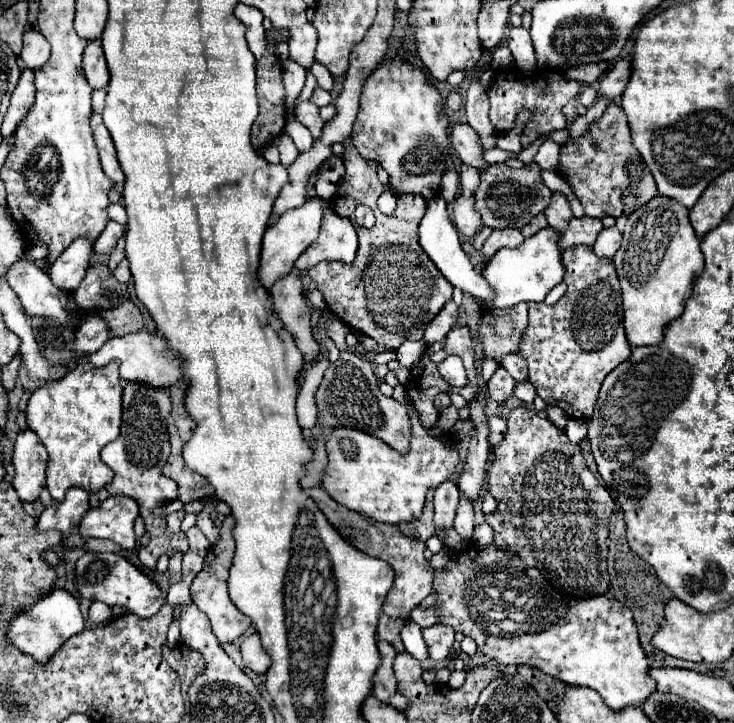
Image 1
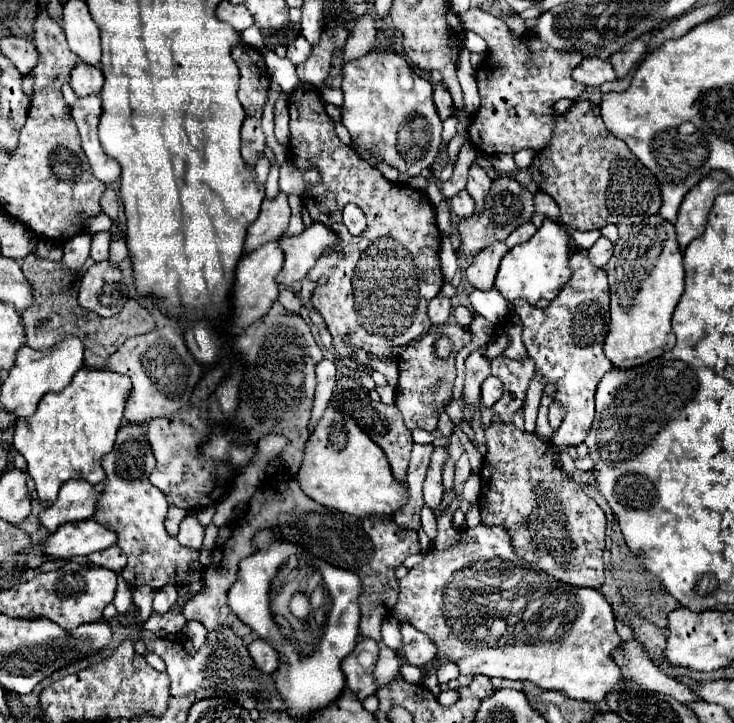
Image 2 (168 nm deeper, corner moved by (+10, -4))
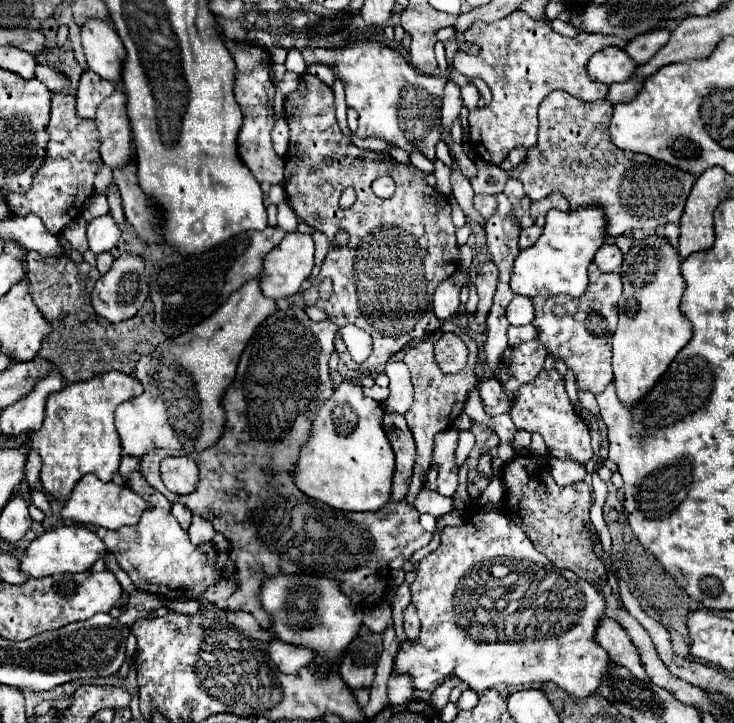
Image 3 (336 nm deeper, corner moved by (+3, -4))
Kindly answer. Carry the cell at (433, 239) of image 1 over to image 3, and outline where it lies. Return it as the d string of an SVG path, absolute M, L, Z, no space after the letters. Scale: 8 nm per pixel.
M515 296L509 302L509 308L505 308L505 318L513 326L529 324L533 320L533 314L535 314L535 310L531 304L531 298L525 298L525 296Z

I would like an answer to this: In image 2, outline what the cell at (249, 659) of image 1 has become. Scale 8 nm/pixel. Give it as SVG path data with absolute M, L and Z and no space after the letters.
M258 638L258 640L254 640L254 642L248 646L248 650L250 650L252 660L256 662L256 666L258 666L262 672L272 674L272 672L278 670L280 656L278 656L278 652L276 652L268 642L264 642L264 640Z

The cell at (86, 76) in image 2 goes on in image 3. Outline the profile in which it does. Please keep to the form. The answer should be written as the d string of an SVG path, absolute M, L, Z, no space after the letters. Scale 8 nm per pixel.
M93 70L83 72L81 80L79 80L79 88L77 88L77 114L81 118L93 118L97 106L103 102L103 98L107 98L109 94L113 94L115 86L109 80L101 80Z

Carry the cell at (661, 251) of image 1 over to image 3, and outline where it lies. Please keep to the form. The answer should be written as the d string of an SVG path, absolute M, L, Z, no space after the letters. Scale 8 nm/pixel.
M647 236L643 240L637 240L631 250L623 256L621 266L621 280L623 280L623 294L619 300L619 326L613 334L613 384L617 386L617 396L625 404L635 404L639 398L643 398L653 384L659 380L659 376L667 370L671 360L677 356L677 352L691 340L691 324L681 316L679 302L685 290L685 280L681 276L681 254L677 248L661 236L657 244L653 244L653 236Z

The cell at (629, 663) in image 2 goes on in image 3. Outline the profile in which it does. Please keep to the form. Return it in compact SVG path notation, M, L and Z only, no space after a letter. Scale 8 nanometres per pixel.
M603 618L597 628L595 640L607 650L609 658L615 664L629 668L629 672L633 672L633 676L637 676L639 680L649 680L649 676L641 664L641 654L639 654L637 646L631 644L629 634L621 628L621 624L617 624L611 618Z

